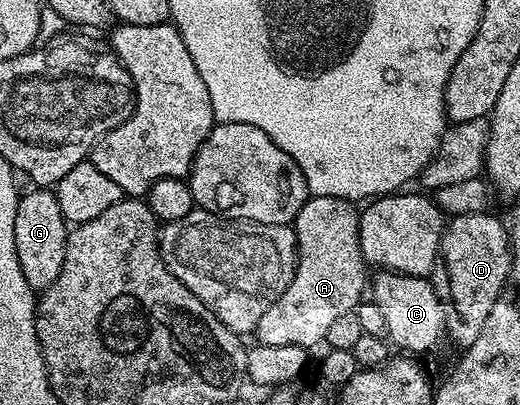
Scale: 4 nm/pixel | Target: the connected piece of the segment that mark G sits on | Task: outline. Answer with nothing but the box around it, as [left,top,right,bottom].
[16,187,68,291]

